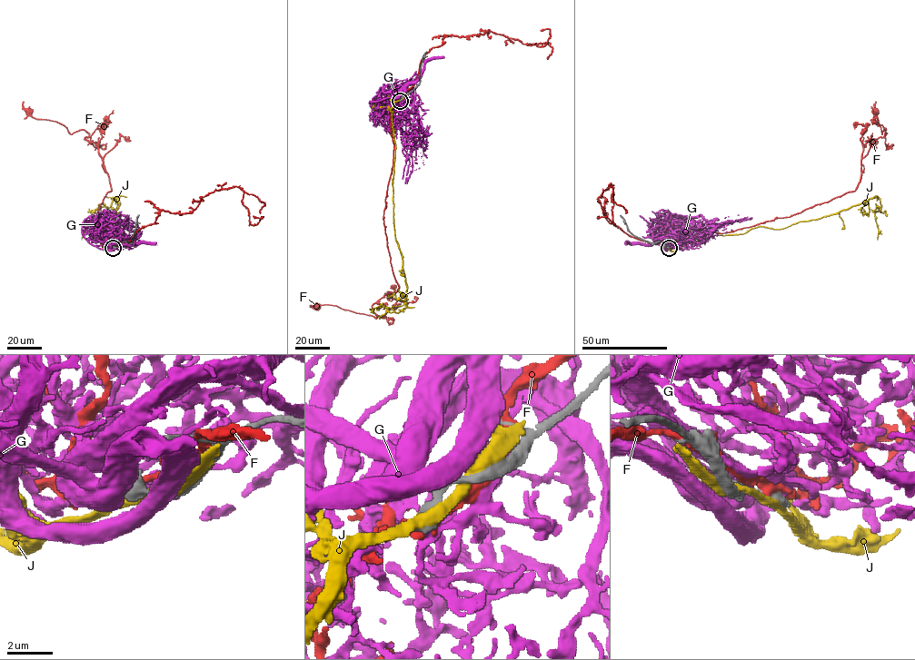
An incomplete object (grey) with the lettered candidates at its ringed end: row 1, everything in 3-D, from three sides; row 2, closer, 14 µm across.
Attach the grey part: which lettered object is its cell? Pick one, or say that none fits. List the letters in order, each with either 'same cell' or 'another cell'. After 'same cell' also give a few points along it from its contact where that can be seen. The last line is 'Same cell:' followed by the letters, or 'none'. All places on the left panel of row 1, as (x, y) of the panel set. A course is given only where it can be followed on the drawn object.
F: another cell
G: another cell
J: another cell
Same cell: none

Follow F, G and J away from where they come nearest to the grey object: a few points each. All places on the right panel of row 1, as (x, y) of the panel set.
F: (668, 247), (790, 217), (853, 192), (863, 146), (887, 133), (873, 119), (876, 111)
G: (669, 247), (657, 225), (668, 222), (669, 214), (713, 220), (706, 224), (719, 225), (699, 238), (708, 241)
J: (668, 247), (676, 251), (759, 226), (784, 229), (875, 197), (881, 207), (874, 211), (877, 240)

